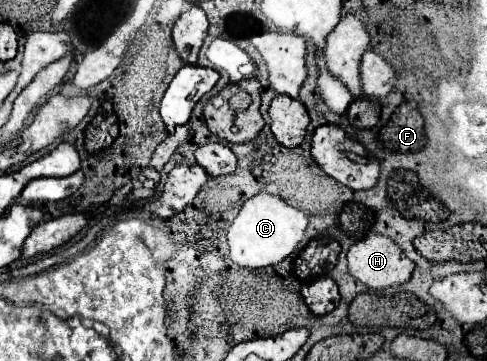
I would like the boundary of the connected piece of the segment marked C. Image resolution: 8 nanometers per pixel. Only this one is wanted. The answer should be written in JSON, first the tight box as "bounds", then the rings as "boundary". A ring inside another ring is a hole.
{"bounds":[228,193,308,269],"boundary":[[[258,193],[252,199],[248,199],[238,217],[228,227],[228,247],[230,247],[230,259],[248,269],[262,269],[268,265],[276,265],[282,259],[286,259],[290,253],[294,253],[296,245],[300,243],[304,231],[308,225],[308,217],[284,203],[276,195]]]}

